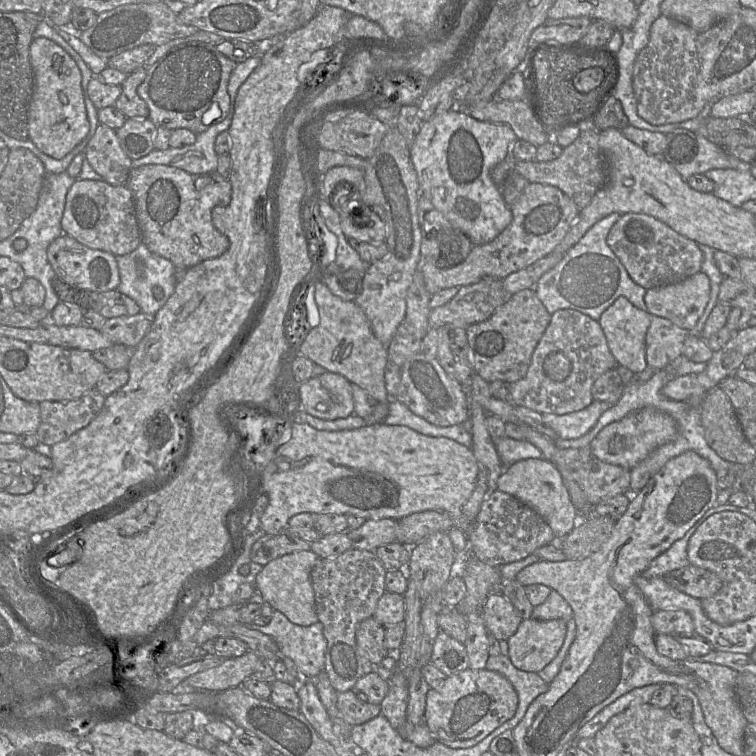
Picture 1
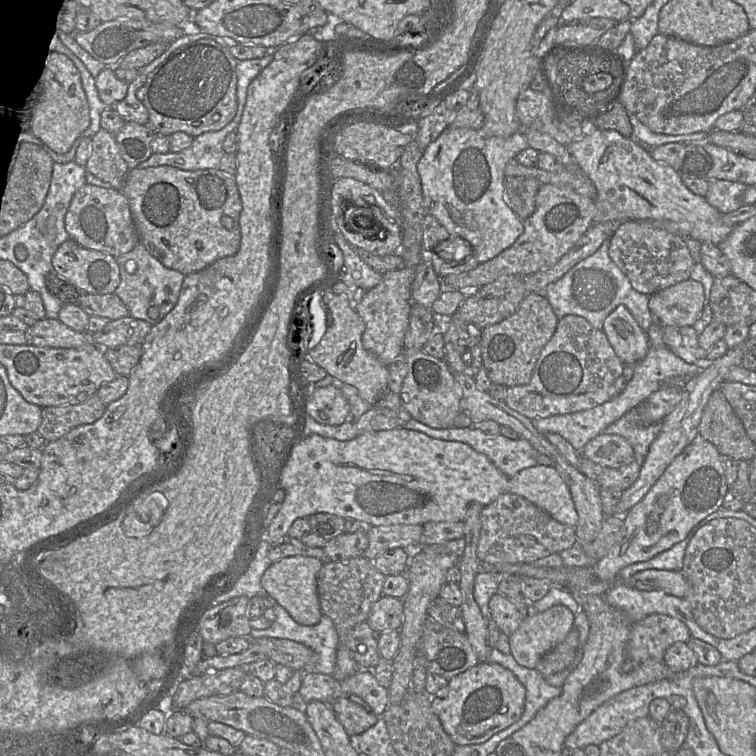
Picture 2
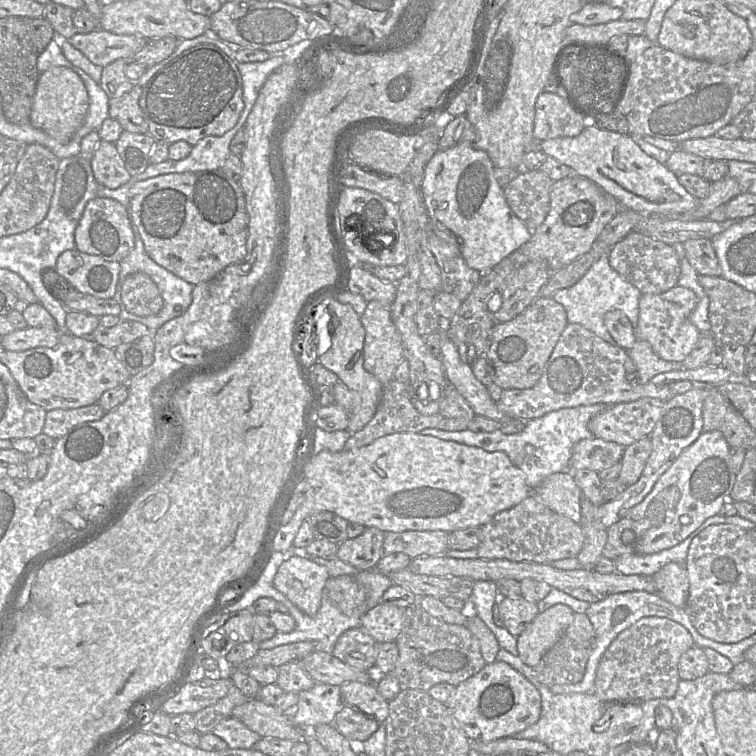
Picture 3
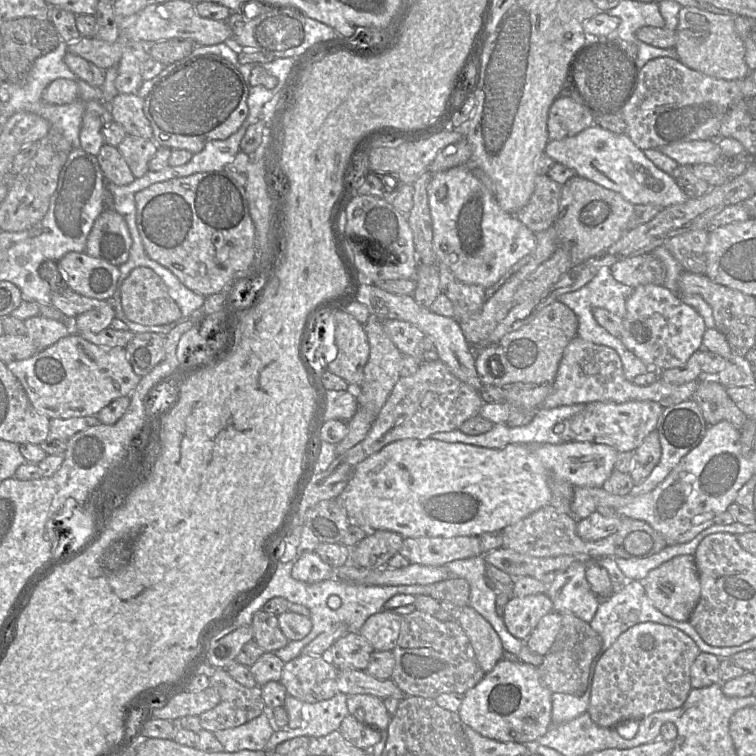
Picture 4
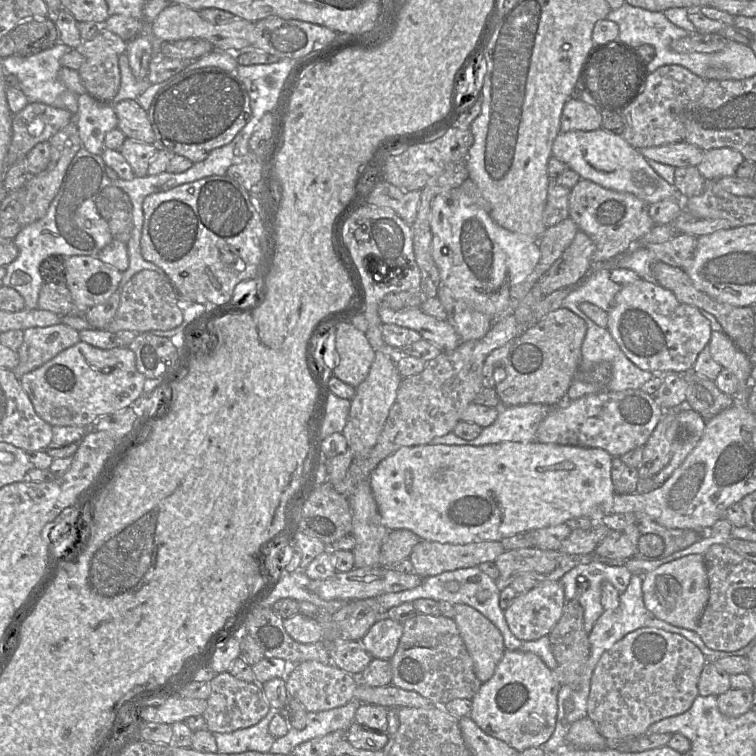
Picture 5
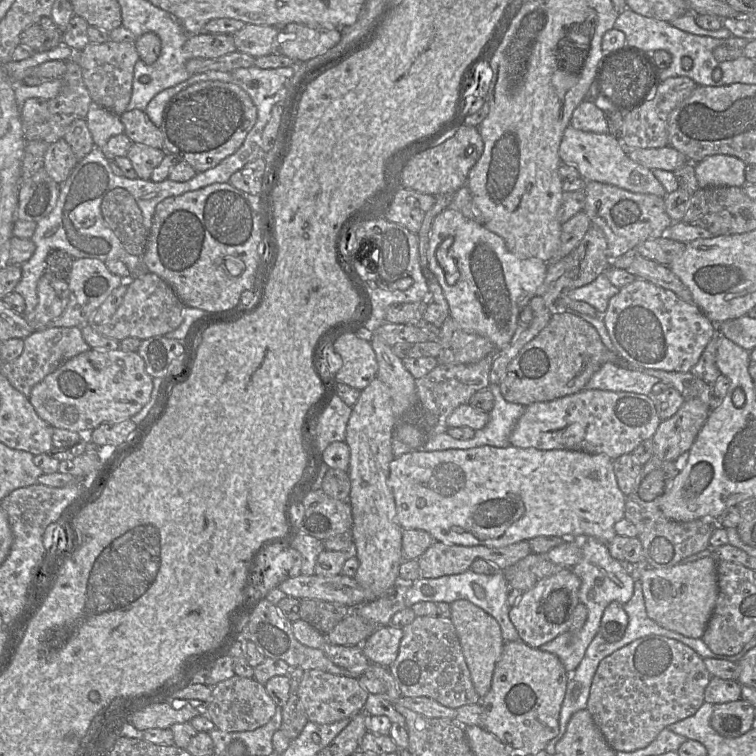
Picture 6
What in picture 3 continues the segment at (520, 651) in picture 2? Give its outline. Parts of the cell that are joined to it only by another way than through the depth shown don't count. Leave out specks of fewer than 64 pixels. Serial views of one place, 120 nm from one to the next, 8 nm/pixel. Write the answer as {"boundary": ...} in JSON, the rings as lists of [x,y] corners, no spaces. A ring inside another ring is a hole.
{"boundary":[[[555,604],[538,613],[517,636],[518,657],[531,667],[536,666],[572,622],[575,612],[565,604]]]}

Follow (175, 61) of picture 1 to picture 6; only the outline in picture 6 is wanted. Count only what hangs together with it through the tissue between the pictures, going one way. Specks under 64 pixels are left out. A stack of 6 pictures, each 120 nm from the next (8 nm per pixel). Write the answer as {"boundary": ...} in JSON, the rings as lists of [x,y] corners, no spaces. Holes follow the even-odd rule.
{"boundary":[[[223,81],[197,82],[174,95],[167,103],[159,127],[163,135],[163,150],[187,162],[197,173],[214,168],[235,153],[257,120],[257,109],[250,96],[238,85]]]}

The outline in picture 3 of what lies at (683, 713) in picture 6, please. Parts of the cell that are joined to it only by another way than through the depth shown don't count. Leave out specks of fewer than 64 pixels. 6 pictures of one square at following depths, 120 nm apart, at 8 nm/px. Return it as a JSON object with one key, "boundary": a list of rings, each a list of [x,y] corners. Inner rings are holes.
{"boundary":[[[644,617],[622,631],[609,645],[596,670],[594,693],[605,702],[644,702],[672,698],[680,681],[679,659],[695,646],[689,631],[663,617]]]}

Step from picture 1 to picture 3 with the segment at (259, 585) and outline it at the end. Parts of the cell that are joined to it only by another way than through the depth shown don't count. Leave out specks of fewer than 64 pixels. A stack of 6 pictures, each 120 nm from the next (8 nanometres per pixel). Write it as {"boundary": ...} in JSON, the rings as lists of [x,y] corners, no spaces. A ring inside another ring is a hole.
{"boundary":[[[293,555],[279,566],[273,586],[301,612],[311,617],[320,608],[323,589],[329,578],[326,567]]]}

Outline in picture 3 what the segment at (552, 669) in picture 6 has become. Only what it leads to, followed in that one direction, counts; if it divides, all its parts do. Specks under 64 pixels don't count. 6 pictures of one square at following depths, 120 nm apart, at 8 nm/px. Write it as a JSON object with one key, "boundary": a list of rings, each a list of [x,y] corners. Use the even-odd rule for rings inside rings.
{"boundary":[[[503,661],[486,664],[478,673],[459,683],[445,705],[471,741],[490,742],[512,736],[535,724],[541,715],[539,690]]]}

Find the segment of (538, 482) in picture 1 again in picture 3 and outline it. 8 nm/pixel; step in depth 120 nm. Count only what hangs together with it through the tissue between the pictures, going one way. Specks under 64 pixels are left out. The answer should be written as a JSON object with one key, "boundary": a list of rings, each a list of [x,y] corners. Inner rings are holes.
{"boundary":[[[571,471],[549,475],[532,491],[532,494],[552,511],[580,523],[580,502],[583,494]]]}

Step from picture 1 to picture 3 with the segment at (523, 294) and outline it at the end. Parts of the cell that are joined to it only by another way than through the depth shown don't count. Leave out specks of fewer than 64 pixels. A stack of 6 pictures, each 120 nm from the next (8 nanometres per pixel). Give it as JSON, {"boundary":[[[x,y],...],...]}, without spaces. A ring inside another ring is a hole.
{"boundary":[[[542,296],[513,320],[495,323],[486,354],[488,366],[492,371],[493,384],[503,390],[534,387],[568,323],[565,308],[552,297]]]}

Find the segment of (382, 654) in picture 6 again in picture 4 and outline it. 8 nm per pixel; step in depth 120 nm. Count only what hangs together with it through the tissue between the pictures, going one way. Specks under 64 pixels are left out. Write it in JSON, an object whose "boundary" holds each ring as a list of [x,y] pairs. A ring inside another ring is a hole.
{"boundary":[[[382,610],[366,620],[359,633],[375,651],[392,651],[400,635],[401,626],[401,615]]]}

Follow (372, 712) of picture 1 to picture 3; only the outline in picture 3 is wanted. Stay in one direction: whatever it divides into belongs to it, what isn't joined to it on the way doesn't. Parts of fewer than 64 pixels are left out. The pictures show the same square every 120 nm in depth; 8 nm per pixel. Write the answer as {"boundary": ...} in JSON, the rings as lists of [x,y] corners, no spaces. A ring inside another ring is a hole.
{"boundary":[[[343,704],[333,722],[335,728],[352,743],[361,743],[375,733],[380,725],[372,716]]]}

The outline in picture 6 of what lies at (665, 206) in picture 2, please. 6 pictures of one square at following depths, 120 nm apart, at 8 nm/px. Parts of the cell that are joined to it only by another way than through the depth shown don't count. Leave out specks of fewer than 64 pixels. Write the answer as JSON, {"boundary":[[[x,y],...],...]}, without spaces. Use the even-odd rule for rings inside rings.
{"boundary":[[[569,125],[564,131],[558,154],[563,162],[575,165],[580,177],[588,182],[610,184],[630,192],[653,194],[661,198],[667,195],[652,171],[630,159],[620,139],[609,133],[586,132]]]}

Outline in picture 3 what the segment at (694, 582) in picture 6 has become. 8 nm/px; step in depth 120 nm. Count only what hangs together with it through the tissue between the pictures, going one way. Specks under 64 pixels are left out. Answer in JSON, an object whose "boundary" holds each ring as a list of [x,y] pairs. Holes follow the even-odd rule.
{"boundary":[[[670,562],[655,573],[653,579],[657,594],[677,607],[686,608],[690,584],[685,565]]]}

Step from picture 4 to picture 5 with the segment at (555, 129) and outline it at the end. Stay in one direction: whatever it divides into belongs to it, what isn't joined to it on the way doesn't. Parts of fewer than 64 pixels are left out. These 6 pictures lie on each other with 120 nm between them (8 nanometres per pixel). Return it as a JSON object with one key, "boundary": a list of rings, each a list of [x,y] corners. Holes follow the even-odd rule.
{"boundary":[[[570,98],[564,105],[560,131],[594,131],[602,128],[600,109],[581,100]]]}

